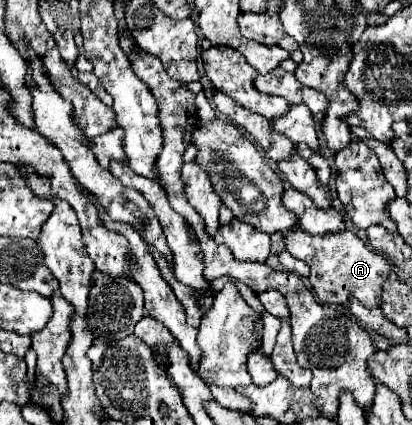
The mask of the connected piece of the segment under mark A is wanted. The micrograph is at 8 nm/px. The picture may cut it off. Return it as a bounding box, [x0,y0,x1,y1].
[284,229,390,307]

